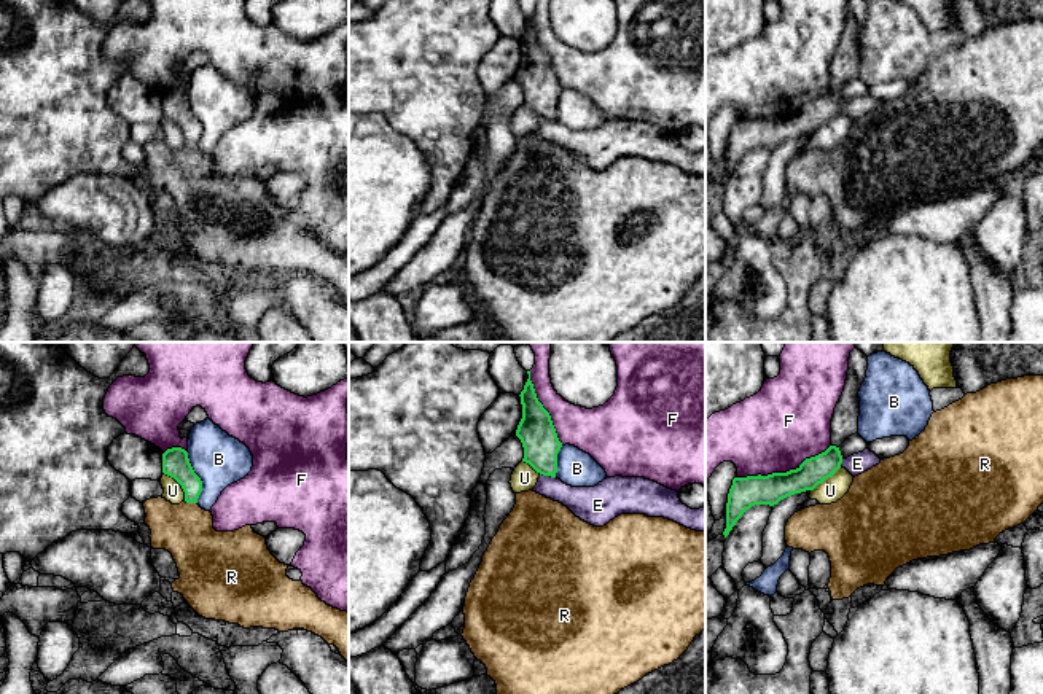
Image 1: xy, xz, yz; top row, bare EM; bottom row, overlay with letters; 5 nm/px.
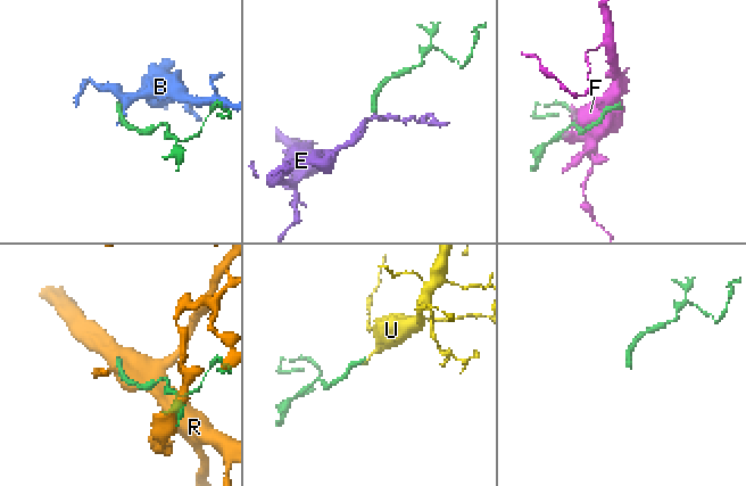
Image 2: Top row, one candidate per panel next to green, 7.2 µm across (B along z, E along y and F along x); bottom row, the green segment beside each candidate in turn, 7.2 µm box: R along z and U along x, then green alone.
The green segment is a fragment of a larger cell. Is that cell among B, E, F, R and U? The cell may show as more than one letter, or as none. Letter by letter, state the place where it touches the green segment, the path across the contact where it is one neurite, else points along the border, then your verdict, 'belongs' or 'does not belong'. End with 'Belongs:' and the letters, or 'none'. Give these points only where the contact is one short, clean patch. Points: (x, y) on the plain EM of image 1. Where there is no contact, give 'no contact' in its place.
B: contact xy (198, 120); border xy (185, 94), (193, 115), (201, 124), (198, 145); does not belong
E: contact xz (548, 118); border xz (540, 116), (554, 121); does not belong
F: contact yz (782, 116); does not belong
R: contact xy (191, 145); does not belong
U: contact xy (179, 126); border xy (163, 115), (180, 129), (185, 144); does not belong
Belongs: none

